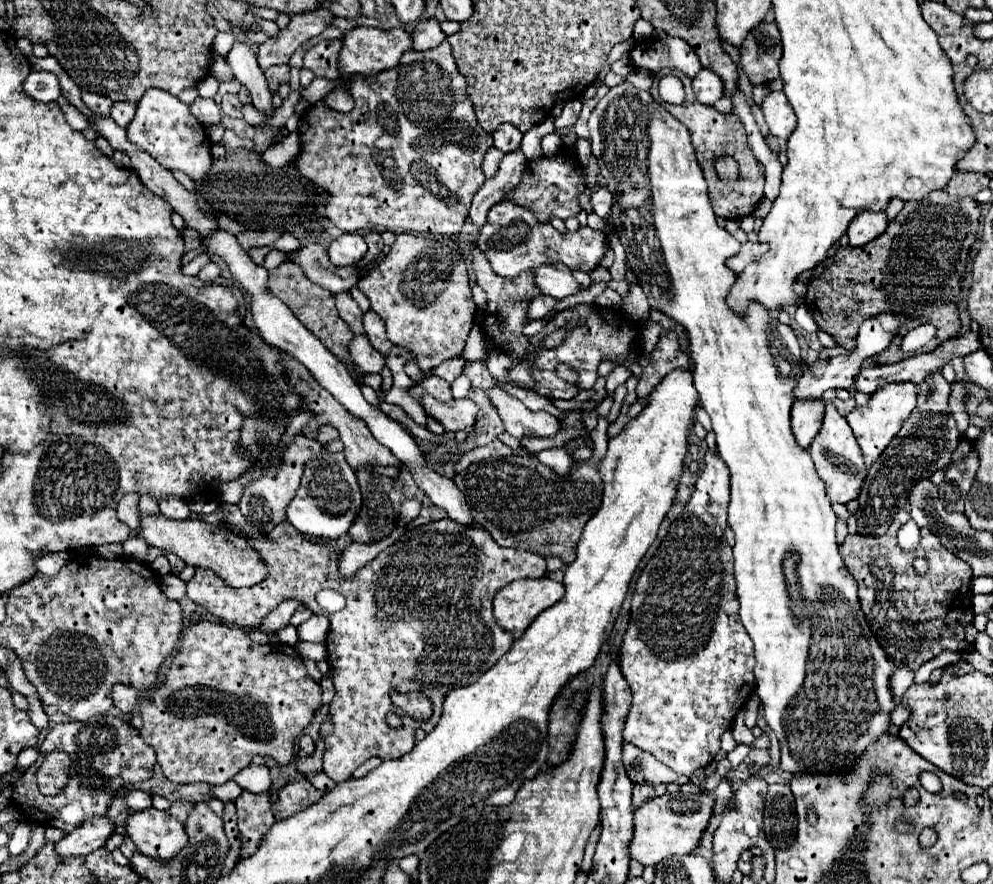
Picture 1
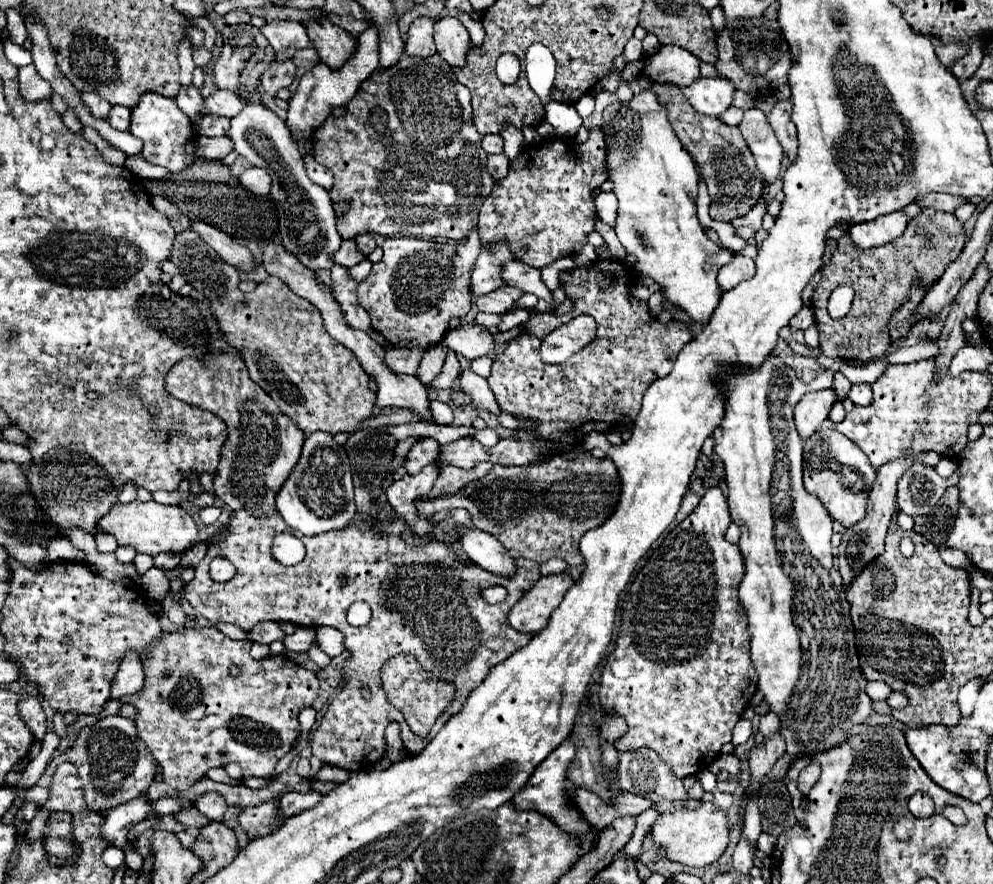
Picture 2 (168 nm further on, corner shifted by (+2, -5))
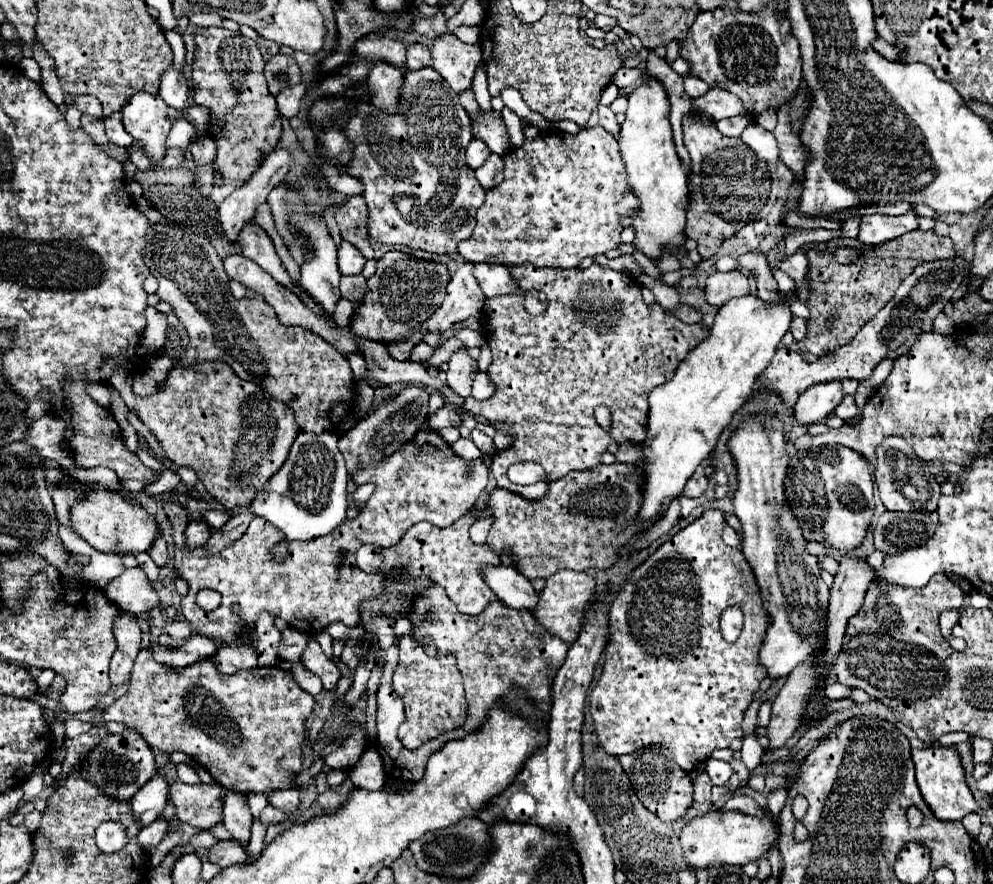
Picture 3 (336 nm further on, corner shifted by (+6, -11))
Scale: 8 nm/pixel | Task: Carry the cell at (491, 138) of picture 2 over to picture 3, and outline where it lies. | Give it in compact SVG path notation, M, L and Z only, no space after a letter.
M472 140L472 142L468 144L468 148L466 148L466 164L468 164L472 170L476 170L478 166L484 164L484 160L488 158L488 154L490 154L490 150L486 148L484 142Z

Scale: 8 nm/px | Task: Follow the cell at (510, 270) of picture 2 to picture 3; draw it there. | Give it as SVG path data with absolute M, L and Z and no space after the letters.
M474 264L472 274L476 276L476 282L486 296L502 296L518 290L516 282L508 274L508 268L500 264Z

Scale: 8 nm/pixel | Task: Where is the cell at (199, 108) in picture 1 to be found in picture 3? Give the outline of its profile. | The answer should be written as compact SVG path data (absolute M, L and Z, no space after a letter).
M174 66L164 70L164 76L160 76L160 92L158 96L174 106L176 110L184 110L188 104L188 86L186 86L186 78L182 76L180 70L176 70Z

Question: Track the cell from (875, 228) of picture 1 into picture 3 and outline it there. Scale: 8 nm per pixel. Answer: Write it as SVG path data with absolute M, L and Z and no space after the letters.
M914 210L902 214L902 216L864 216L860 224L860 236L858 240L868 246L876 246L888 240L894 240L906 232L912 232L918 228L918 214Z

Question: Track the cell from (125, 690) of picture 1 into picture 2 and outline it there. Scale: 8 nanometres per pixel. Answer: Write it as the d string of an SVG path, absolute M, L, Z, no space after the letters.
M128 652L112 682L112 700L122 700L128 694L136 694L144 686L144 670L138 654Z

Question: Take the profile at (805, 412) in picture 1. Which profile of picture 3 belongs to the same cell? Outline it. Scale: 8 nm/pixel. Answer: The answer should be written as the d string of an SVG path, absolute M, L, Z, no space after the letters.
M838 380L828 384L816 384L798 398L794 406L794 418L804 426L822 422L826 416L832 414L842 398L844 394Z

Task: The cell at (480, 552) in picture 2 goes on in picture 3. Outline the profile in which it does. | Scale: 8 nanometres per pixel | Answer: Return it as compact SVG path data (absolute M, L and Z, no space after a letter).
M484 568L484 580L492 588L492 592L500 598L500 602L508 604L516 610L534 612L538 606L538 594L532 588L530 580L524 578L516 568Z

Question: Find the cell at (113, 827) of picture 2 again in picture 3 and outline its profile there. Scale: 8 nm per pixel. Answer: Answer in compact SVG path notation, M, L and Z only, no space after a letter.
M154 774L152 780L148 780L148 784L140 788L140 792L136 792L130 804L132 804L132 814L138 818L140 824L148 826L162 814L168 802L168 786L170 784L166 776Z

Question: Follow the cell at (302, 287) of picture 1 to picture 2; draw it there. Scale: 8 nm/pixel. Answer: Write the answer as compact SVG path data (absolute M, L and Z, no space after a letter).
M186 230L176 236L170 260L180 268L180 274L186 278L188 284L194 286L194 290L200 290L202 296L212 302L212 312L220 322L220 330L224 332L228 344L242 352L250 378L272 396L280 410L288 414L288 418L292 418L306 436L314 434L316 430L328 434L350 434L356 426L360 426L372 416L376 392L372 392L368 386L368 374L364 374L364 368L360 366L360 362L356 362L352 350L344 350L344 346L340 346L340 342L336 342L324 330L320 310L316 310L312 302L292 294L292 290L288 290L288 286L284 286L284 282L280 282L280 278L276 276L268 276L250 294L240 292L238 270L226 264L192 230Z

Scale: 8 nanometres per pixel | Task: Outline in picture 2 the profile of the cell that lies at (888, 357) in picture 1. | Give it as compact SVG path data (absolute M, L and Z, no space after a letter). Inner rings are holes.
M924 208L916 218L912 218L896 242L888 242L872 250L856 250L848 234L844 234L832 252L830 264L822 268L822 278L810 300L820 332L822 354L846 360L872 360L878 356L884 340L888 340L886 328L890 316L896 308L900 308L900 304L908 302L914 282L918 280L924 290L930 290L940 274L944 274L946 266L960 256L964 244L964 224L952 212L932 212L930 208ZM840 284L854 288L856 296L848 316L834 320L826 314L826 304L830 290Z

